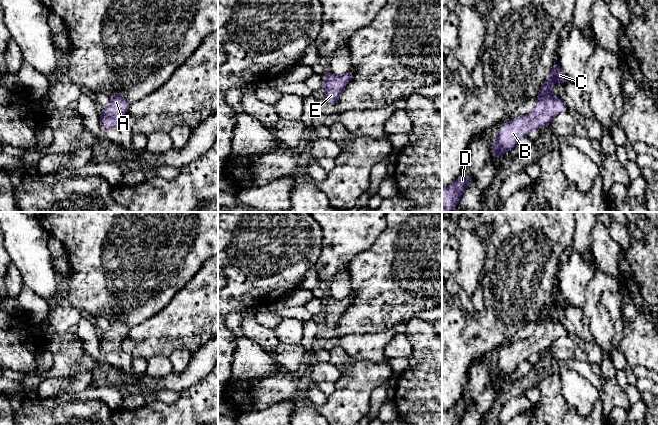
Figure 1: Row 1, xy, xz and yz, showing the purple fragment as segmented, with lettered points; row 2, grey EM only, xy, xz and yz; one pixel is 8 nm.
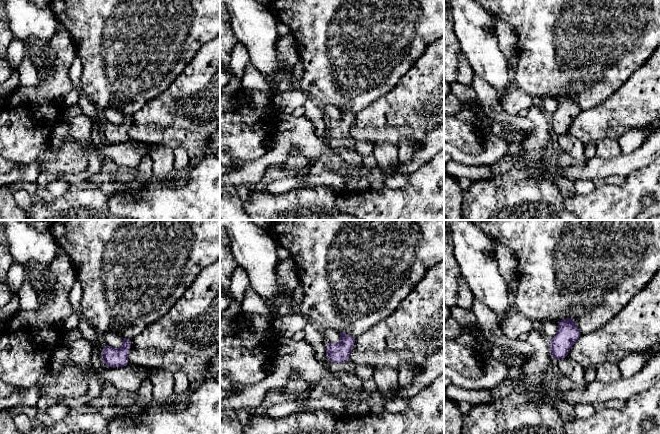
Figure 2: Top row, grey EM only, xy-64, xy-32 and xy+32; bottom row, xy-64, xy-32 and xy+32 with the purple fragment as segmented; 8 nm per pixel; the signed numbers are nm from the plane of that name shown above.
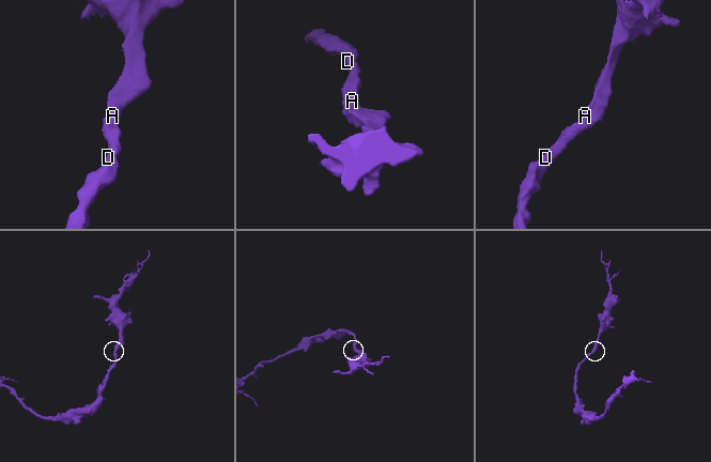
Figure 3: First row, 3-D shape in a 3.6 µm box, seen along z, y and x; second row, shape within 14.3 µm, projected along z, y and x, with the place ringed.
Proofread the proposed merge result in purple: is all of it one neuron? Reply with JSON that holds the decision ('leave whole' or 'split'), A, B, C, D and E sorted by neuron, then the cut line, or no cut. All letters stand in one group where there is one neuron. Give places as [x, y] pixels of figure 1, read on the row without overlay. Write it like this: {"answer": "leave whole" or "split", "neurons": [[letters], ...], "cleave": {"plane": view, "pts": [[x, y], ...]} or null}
{"answer": "leave whole", "neurons": [["A", "B", "C", "D", "E"]], "cleave": null}

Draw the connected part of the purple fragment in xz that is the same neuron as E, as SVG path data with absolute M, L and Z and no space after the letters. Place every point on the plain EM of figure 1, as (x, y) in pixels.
M327 292L327 295L324 299L324 308L323 313L325 316L325 327L329 329L334 329L344 312L347 310L349 305L353 300L353 294L351 293L346 298L342 300L335 300L330 297L330 294Z

